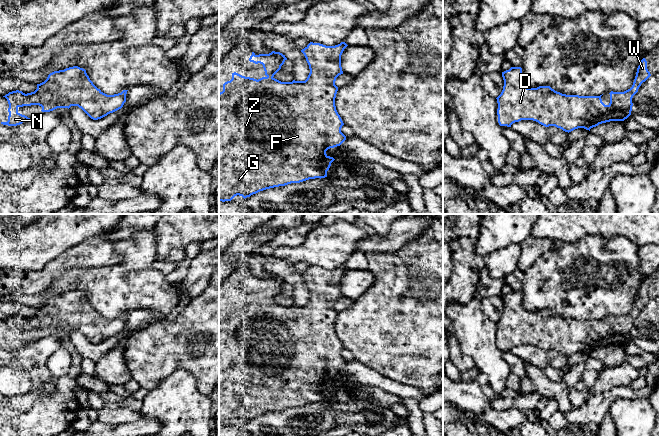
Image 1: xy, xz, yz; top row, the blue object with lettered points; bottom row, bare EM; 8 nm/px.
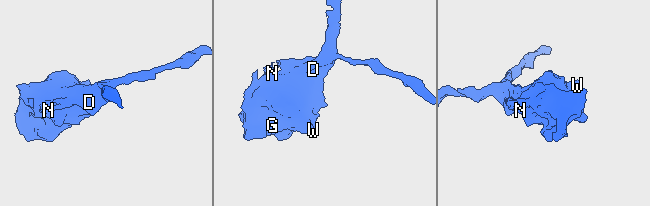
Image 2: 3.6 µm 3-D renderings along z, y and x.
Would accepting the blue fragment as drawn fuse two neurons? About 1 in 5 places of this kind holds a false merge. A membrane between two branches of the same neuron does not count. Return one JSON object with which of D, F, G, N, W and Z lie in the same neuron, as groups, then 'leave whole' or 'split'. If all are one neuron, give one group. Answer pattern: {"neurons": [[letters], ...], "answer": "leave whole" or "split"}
{"neurons": [["D", "F", "G", "N", "W", "Z"]], "answer": "leave whole"}

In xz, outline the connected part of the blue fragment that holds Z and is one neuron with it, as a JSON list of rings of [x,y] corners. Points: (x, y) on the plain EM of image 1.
[[[310,266],[301,276],[304,278],[306,285],[309,289],[310,297],[305,305],[281,306],[274,302],[274,299],[281,293],[281,290],[287,284],[285,279],[280,276],[272,275],[269,278],[256,279],[252,276],[249,282],[250,286],[255,288],[262,288],[265,301],[254,303],[242,300],[236,296],[232,297],[232,303],[223,308],[223,315],[219,317],[219,425],[231,425],[235,420],[242,420],[244,423],[256,418],[260,415],[285,410],[291,407],[300,407],[309,403],[325,402],[331,387],[335,384],[326,378],[330,372],[340,370],[345,364],[346,360],[341,356],[344,349],[340,339],[338,338],[335,330],[335,322],[338,311],[335,309],[336,302],[343,298],[341,291],[341,279],[348,269],[341,266],[335,270],[326,270],[320,267]]]

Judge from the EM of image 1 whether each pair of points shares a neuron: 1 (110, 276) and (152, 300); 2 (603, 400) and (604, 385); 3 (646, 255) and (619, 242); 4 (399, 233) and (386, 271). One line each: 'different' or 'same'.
1: same
2: different
3: different
4: different

